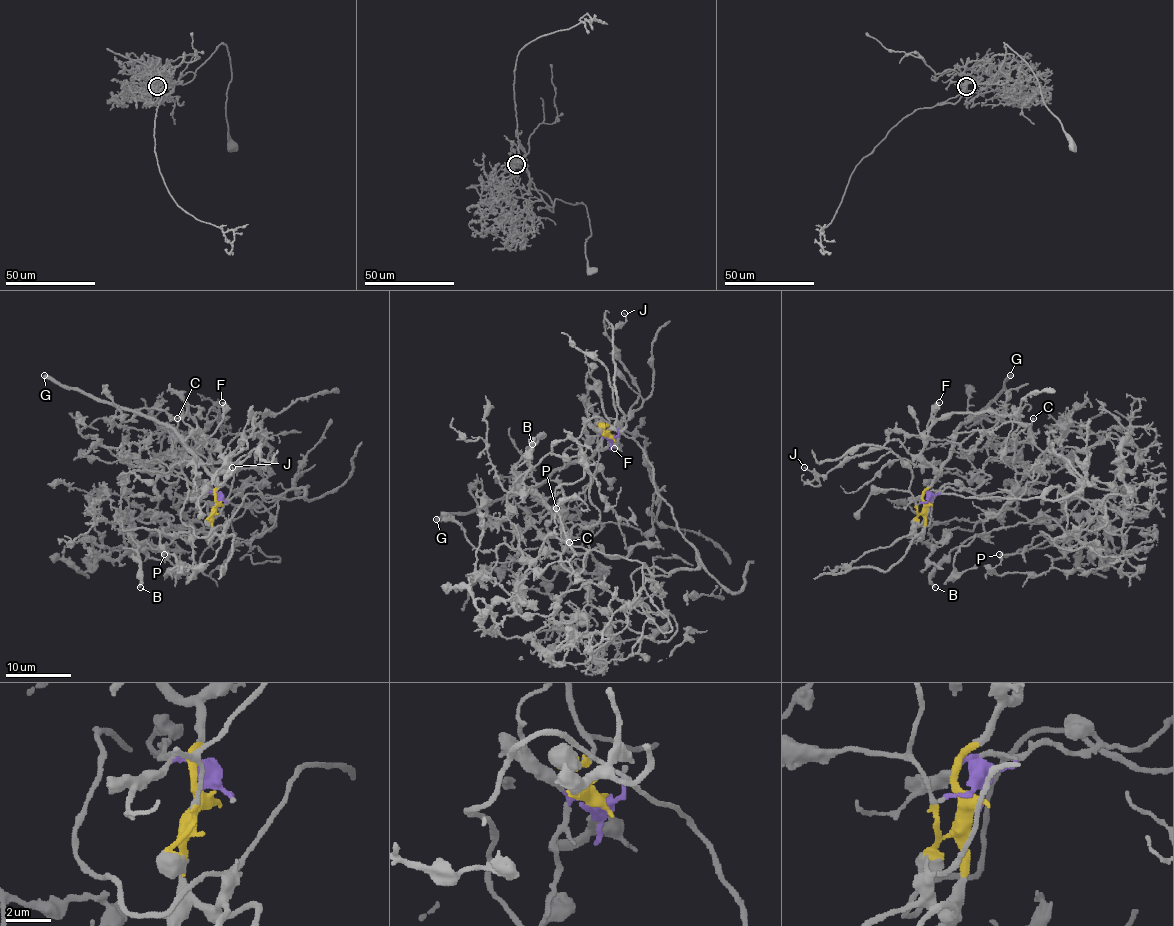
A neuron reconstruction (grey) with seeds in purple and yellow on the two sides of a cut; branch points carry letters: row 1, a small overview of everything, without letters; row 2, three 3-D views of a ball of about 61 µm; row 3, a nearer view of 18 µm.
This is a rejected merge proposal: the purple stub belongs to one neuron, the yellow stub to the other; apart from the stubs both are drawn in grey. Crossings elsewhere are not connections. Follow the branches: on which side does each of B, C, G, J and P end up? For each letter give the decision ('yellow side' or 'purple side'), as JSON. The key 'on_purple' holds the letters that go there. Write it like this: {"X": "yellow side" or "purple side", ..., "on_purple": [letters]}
{"B": "purple side", "C": "purple side", "G": "yellow side", "J": "yellow side", "P": "purple side", "on_purple": ["B", "C", "P"]}

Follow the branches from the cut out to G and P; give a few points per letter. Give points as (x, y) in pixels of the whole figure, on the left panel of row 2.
G: (215, 506), (217, 479), (171, 429), (78, 389), (63, 388), (43, 375)
P: (215, 506), (188, 484), (181, 520), (207, 537), (248, 494), (305, 488), (253, 540), (179, 535), (165, 555)

